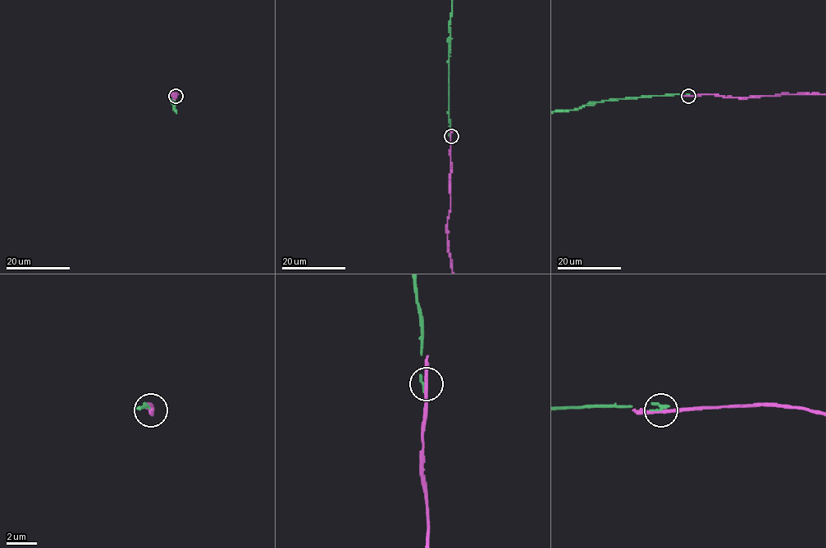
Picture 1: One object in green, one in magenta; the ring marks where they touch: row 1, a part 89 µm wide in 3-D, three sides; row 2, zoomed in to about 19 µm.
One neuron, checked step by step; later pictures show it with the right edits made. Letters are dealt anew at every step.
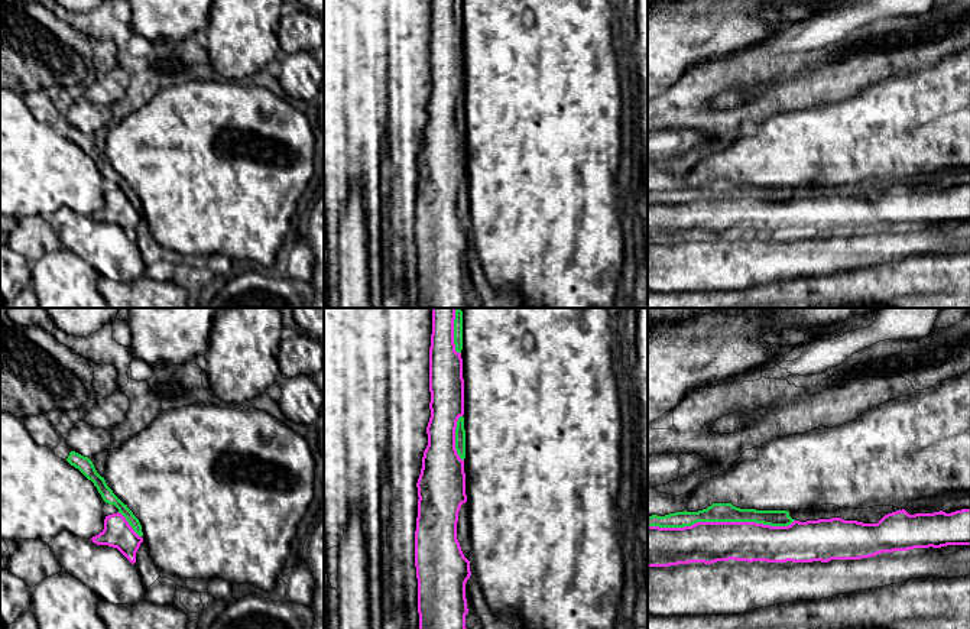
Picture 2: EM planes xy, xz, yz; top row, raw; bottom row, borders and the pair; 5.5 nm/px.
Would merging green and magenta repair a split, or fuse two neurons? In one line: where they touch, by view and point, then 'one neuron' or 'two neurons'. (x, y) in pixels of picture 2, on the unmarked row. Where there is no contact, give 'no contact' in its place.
meets green in yz at (720, 197); two neurons

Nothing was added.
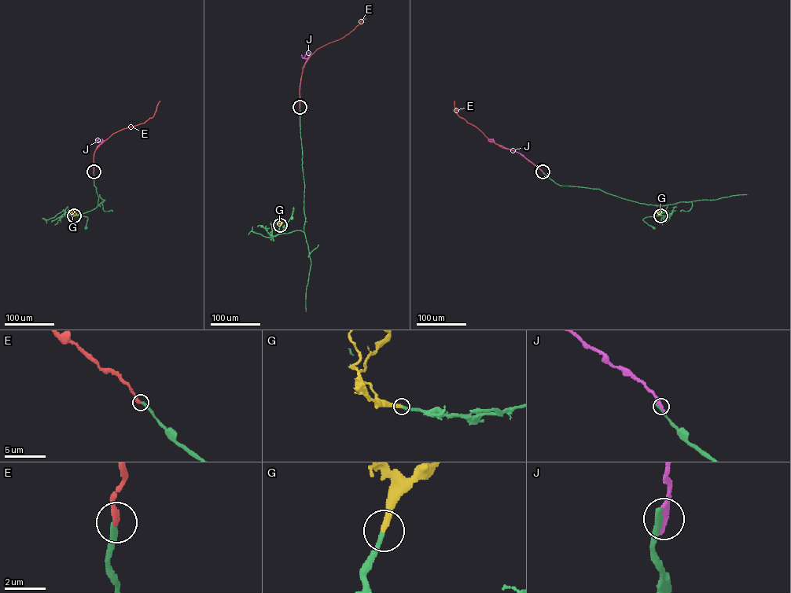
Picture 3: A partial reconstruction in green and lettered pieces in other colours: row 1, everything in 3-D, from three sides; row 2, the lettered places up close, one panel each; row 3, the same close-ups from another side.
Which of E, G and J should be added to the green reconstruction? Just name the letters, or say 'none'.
E, G

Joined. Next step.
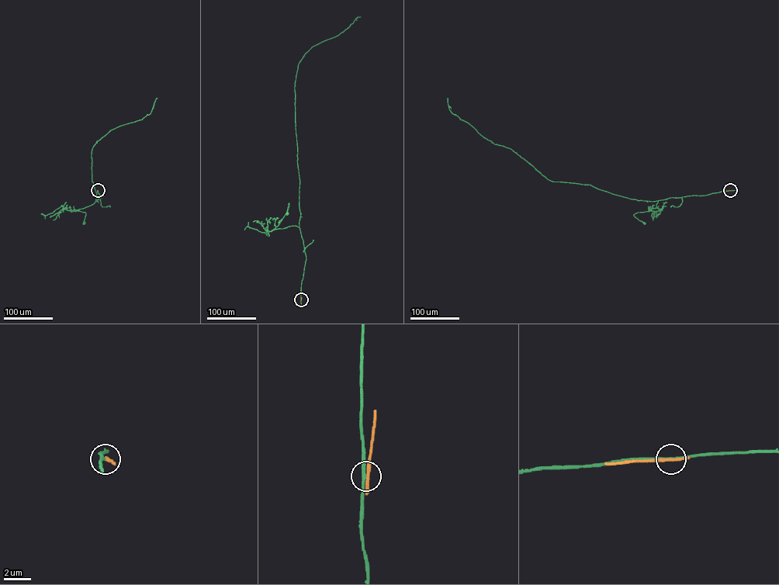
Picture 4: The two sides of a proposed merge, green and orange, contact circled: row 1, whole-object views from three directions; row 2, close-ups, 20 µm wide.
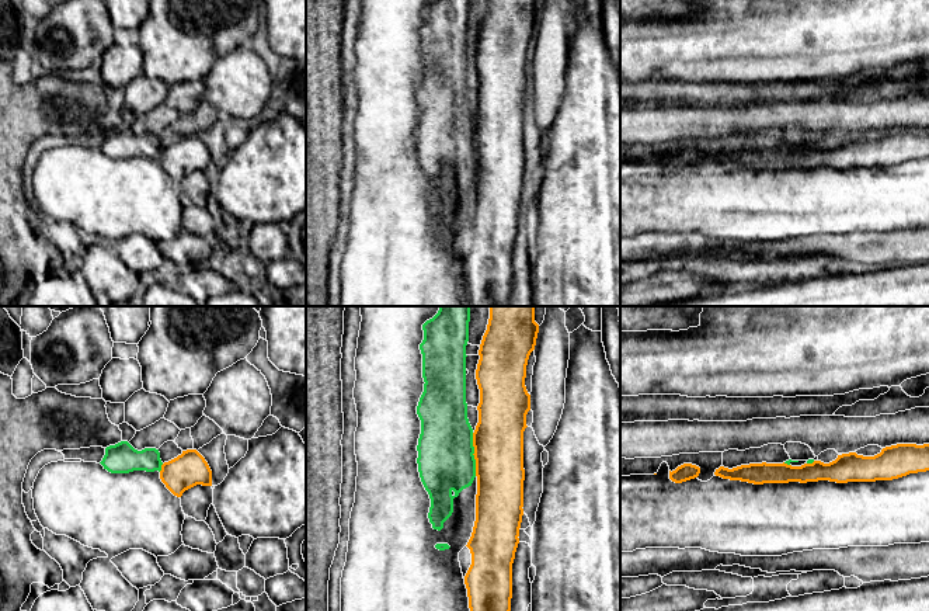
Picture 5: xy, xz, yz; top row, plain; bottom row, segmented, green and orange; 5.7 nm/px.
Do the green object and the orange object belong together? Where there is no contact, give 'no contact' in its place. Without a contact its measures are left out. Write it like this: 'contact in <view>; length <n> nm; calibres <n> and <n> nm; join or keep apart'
contact in xz; length 240 nm; calibres 320 and 280 nm; keep apart

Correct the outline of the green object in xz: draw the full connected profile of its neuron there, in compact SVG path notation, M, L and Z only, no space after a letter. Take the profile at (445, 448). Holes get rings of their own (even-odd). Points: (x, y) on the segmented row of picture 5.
M439 306L438 313L422 324L424 392L417 406L421 420L418 438L418 472L431 499L428 513L434 530L441 531L453 513L453 499L472 486L476 478L473 428L466 403L466 346L469 341L470 306Z

